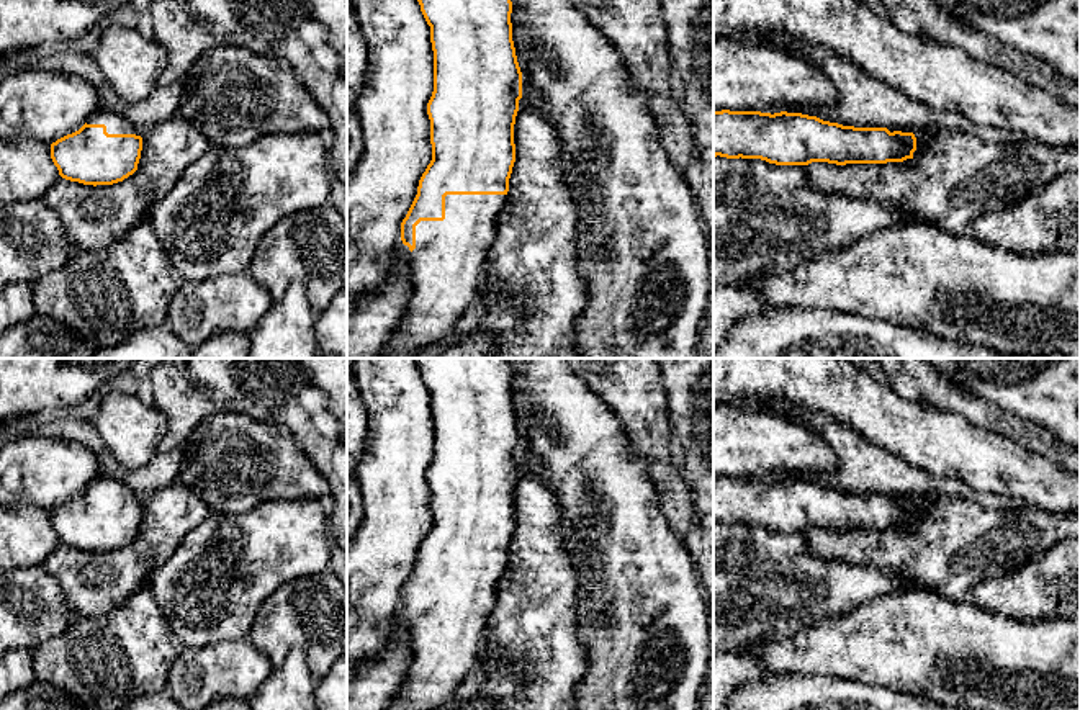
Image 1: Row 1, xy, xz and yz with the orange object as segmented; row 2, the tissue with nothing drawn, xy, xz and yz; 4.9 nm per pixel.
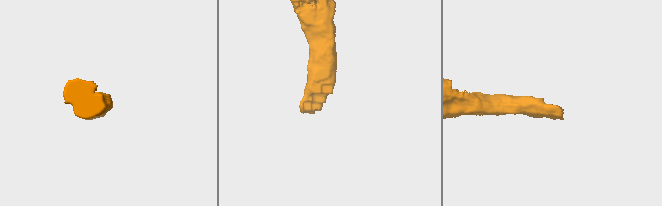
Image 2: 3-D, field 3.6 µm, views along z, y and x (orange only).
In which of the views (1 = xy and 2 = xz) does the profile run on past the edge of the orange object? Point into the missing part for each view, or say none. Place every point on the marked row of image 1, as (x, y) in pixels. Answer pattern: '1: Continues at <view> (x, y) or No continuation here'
1: Continues at xy (115, 123)
2: Continues at xz (445, 269)

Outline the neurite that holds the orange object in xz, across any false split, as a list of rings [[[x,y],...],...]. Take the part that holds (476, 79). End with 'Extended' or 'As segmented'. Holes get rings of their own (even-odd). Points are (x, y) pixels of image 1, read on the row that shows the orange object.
[[[417,0],[430,26],[434,92],[427,103],[432,160],[422,173],[417,195],[401,222],[398,254],[409,267],[406,311],[383,347],[380,358],[416,358],[427,345],[445,340],[475,301],[497,218],[506,204],[515,162],[514,124],[522,98],[522,72],[512,41],[511,0]]]. Extended

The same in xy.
[[[97,110],[85,124],[51,144],[59,175],[83,185],[113,185],[137,170],[141,131],[123,115]]]. Extended

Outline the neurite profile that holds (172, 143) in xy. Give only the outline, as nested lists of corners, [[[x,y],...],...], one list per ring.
[[[173,115],[142,134],[137,170],[123,182],[93,186],[61,177],[43,201],[61,219],[75,249],[103,249],[147,219],[182,170],[209,147],[203,133]]]

